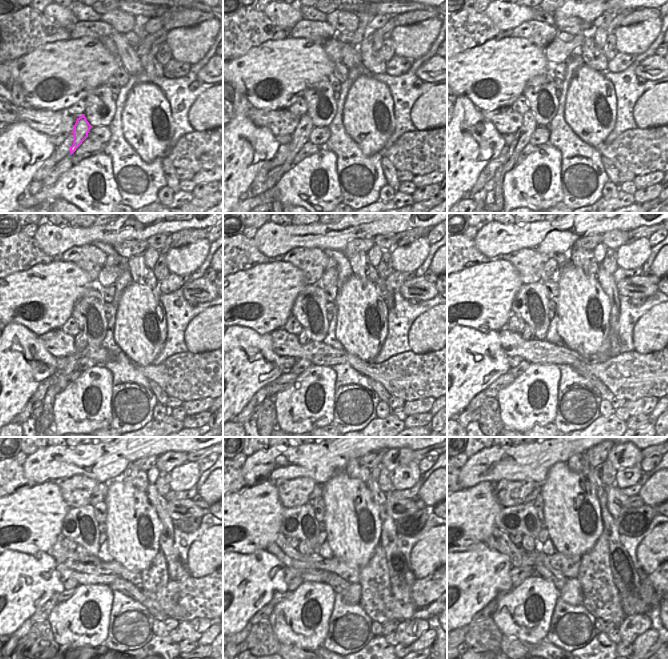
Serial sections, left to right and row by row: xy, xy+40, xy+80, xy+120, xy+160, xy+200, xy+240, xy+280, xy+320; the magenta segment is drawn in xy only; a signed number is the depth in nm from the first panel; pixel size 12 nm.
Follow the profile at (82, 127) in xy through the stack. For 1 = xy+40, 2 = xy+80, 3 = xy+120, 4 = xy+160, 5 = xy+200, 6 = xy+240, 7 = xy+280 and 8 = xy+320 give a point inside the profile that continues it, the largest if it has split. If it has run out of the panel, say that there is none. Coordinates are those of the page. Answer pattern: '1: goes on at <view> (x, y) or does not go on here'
1: goes on at xy+40 (300, 136)
2: goes on at xy+80 (521, 138)
3: goes on at xy+120 (80, 342)
4: goes on at xy+160 (304, 337)
5: goes on at xy+200 (528, 334)
6: goes on at xy+240 (80, 550)
7: goes on at xy+280 (304, 547)
8: goes on at xy+320 (527, 543)

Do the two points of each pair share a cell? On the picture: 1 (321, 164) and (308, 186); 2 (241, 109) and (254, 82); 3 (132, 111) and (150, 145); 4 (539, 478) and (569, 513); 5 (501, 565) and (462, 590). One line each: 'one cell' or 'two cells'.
1: one cell
2: two cells
3: one cell
4: two cells
5: one cell

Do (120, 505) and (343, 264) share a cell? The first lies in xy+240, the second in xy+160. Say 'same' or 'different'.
different

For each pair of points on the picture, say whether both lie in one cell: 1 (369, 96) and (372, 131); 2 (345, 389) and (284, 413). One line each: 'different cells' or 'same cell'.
1: same cell
2: different cells

